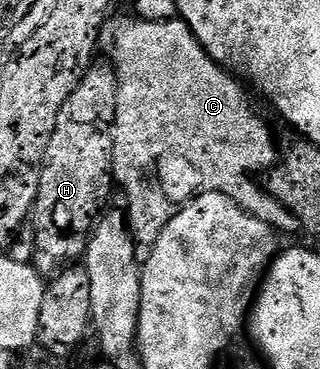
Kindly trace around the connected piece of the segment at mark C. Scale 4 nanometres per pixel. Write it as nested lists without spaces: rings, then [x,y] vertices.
[[[135,16],[105,20],[102,30],[103,44],[112,48],[111,64],[116,70],[119,86],[116,99],[116,124],[112,127],[112,176],[115,184],[124,189],[129,203],[126,220],[129,233],[137,248],[147,251],[158,241],[170,215],[157,215],[152,204],[145,199],[144,171],[140,166],[156,161],[163,193],[174,205],[182,205],[197,196],[201,189],[224,193],[250,215],[262,219],[271,229],[281,234],[297,232],[300,224],[296,216],[274,195],[262,187],[252,176],[271,170],[278,152],[272,146],[272,129],[252,110],[252,101],[245,86],[227,69],[221,69],[184,21],[142,21]]]

